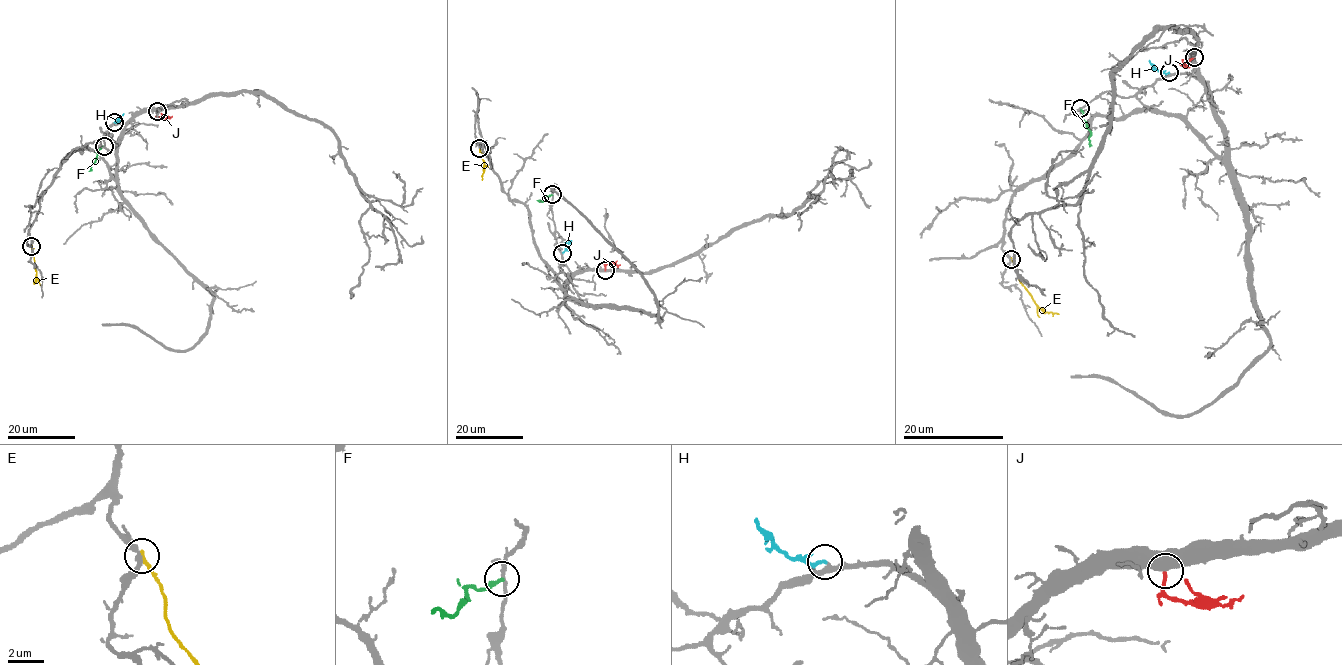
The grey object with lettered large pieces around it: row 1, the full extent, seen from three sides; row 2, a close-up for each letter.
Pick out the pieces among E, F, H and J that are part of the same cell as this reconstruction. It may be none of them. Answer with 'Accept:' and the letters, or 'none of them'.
Accept: H

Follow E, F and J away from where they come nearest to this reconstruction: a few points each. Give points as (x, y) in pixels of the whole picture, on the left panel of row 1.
E: (32, 246), (36, 270), (33, 283)
F: (104, 146), (97, 152), (89, 171)
J: (157, 111), (159, 117), (172, 116)

